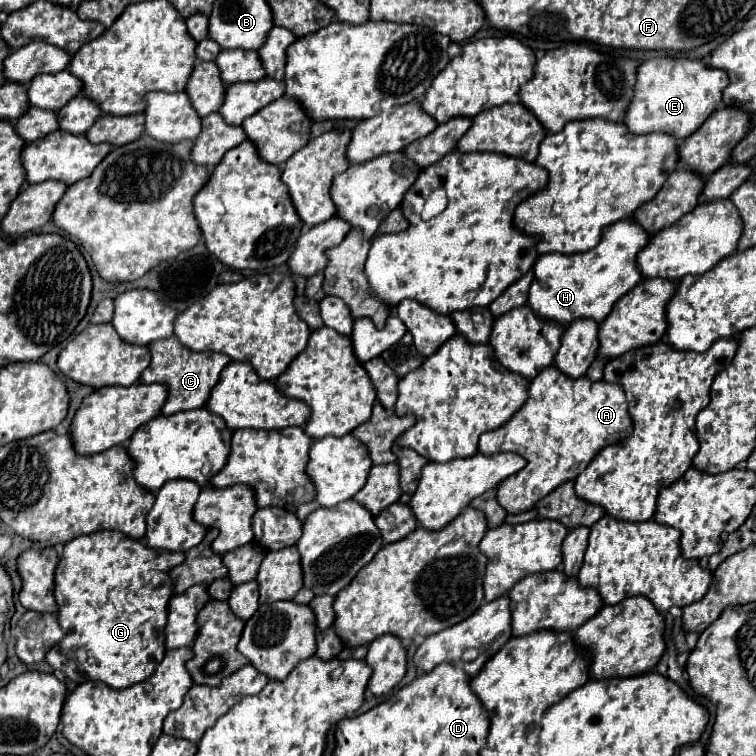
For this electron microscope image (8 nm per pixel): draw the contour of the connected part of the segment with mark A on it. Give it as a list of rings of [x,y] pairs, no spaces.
[[[549,366],[541,374],[537,374],[535,380],[531,380],[529,398],[517,410],[517,414],[513,414],[513,418],[507,424],[503,424],[501,428],[485,432],[481,436],[479,452],[487,454],[487,456],[497,454],[497,452],[517,452],[527,460],[527,466],[523,470],[509,476],[497,488],[499,504],[509,514],[519,514],[519,512],[531,510],[541,498],[545,498],[549,492],[553,492],[559,484],[577,478],[589,466],[589,462],[597,456],[597,452],[603,450],[611,442],[611,438],[619,436],[619,440],[623,440],[631,434],[631,430],[633,430],[633,420],[627,412],[627,398],[619,384],[605,382],[605,380],[591,382],[587,376],[569,378],[557,366]]]

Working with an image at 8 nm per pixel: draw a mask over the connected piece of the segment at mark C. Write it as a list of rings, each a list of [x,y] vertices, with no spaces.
[[[175,336],[149,344],[149,352],[151,352],[151,364],[141,374],[141,382],[143,384],[159,382],[159,384],[169,386],[169,398],[167,398],[167,402],[163,406],[165,416],[175,414],[175,412],[183,412],[183,410],[203,408],[207,404],[207,400],[209,400],[211,388],[219,382],[221,370],[231,362],[231,358],[225,358],[225,354],[193,352],[193,350],[185,348]]]

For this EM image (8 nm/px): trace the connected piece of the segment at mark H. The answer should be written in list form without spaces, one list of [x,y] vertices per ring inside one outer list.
[[[625,218],[605,228],[601,242],[581,254],[543,254],[535,262],[535,280],[529,290],[529,306],[535,314],[551,318],[559,324],[571,324],[579,318],[605,320],[613,304],[643,280],[637,268],[637,254],[649,244],[647,230],[637,226],[633,218]]]

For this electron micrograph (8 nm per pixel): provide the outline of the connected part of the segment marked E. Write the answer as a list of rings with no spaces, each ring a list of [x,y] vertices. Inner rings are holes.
[[[677,54],[651,58],[639,66],[635,96],[623,122],[633,134],[669,132],[683,140],[691,136],[711,116],[711,112],[721,106],[721,96],[727,84],[727,72],[719,68],[707,68],[703,60],[691,60]]]

